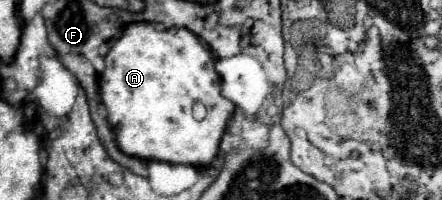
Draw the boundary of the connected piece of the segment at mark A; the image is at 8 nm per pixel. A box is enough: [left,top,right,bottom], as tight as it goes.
[100,23,234,167]

